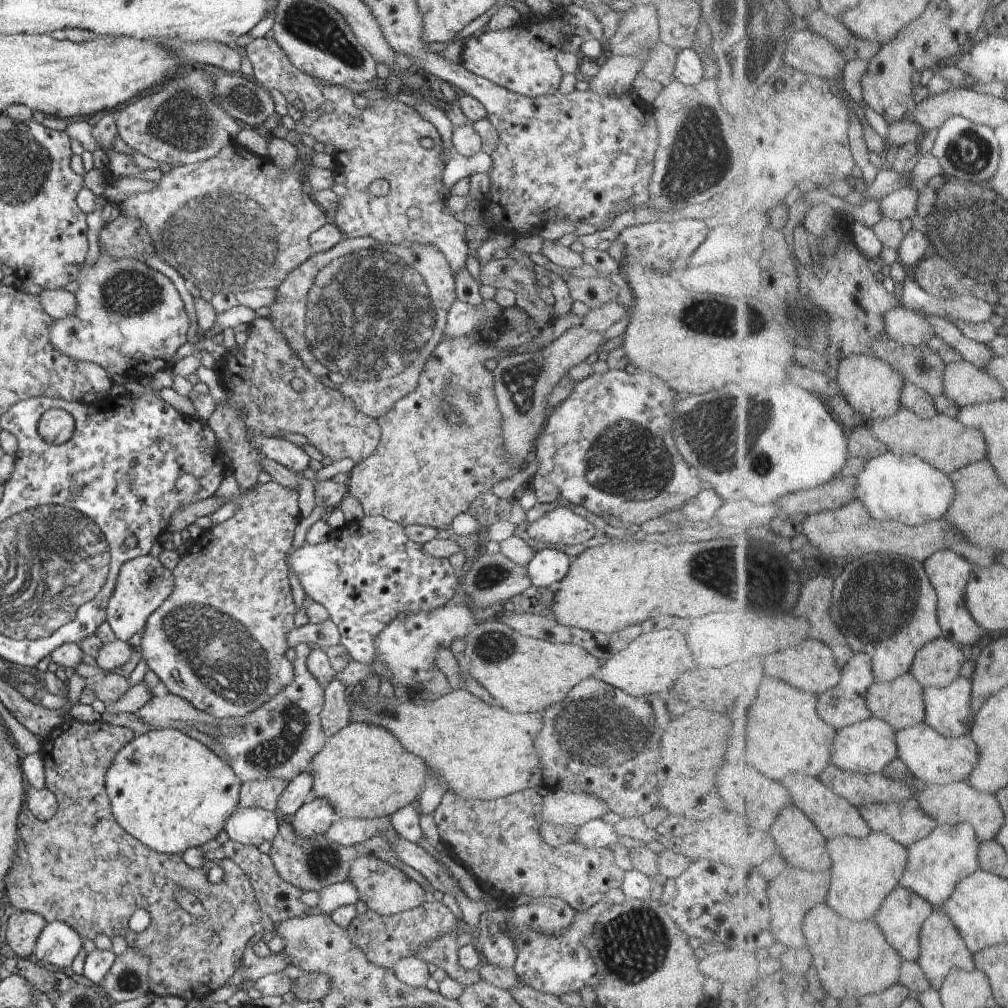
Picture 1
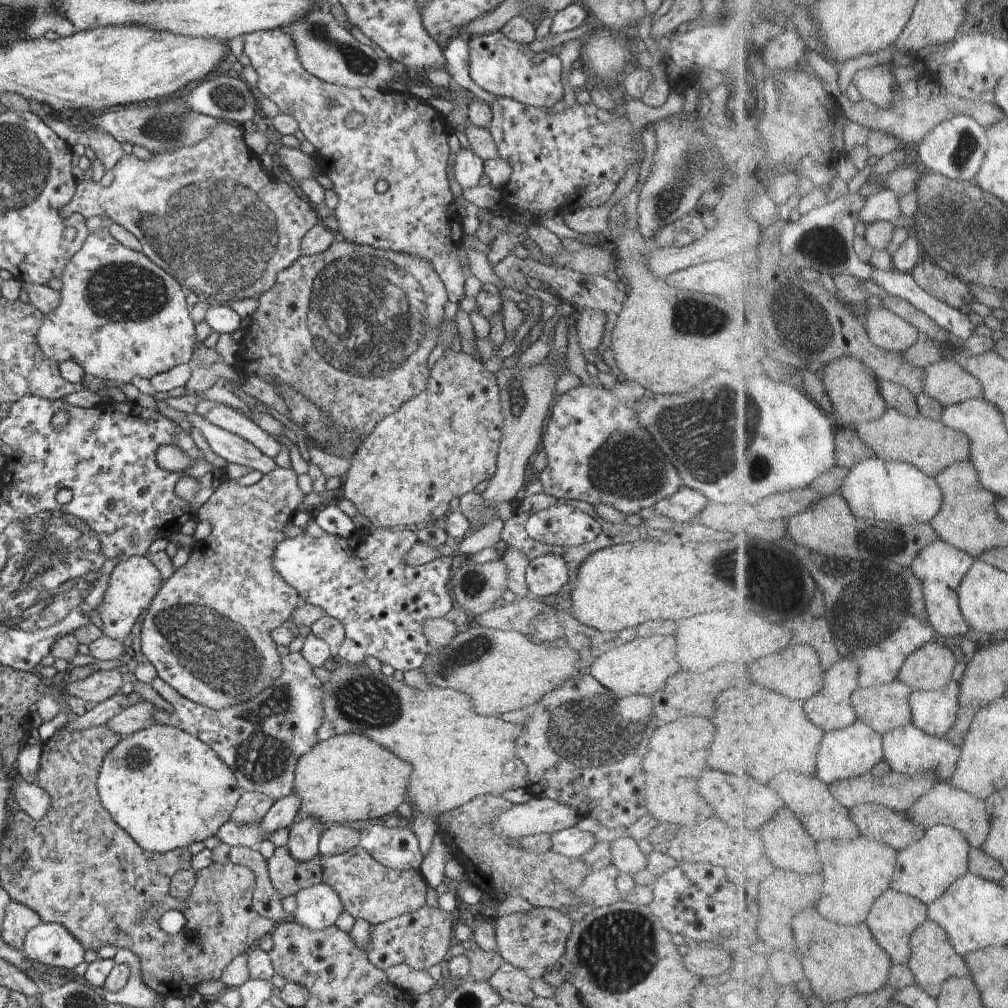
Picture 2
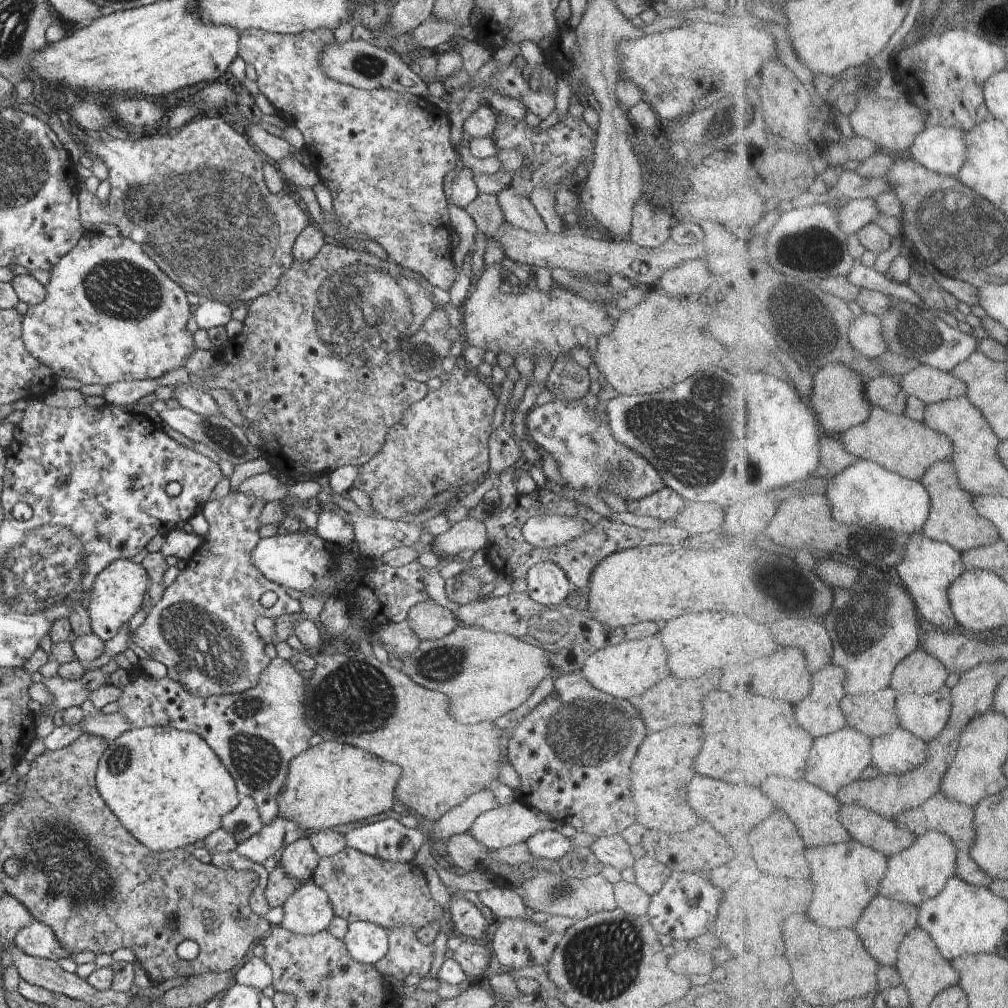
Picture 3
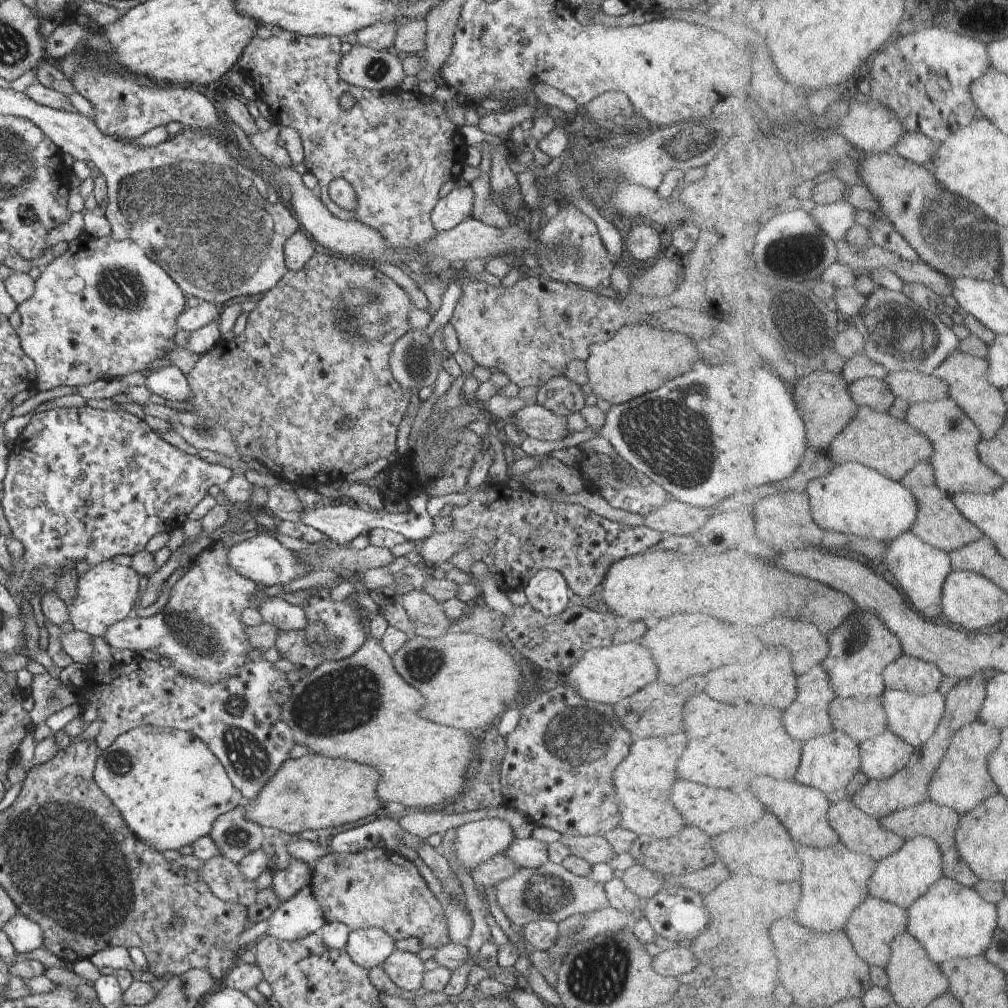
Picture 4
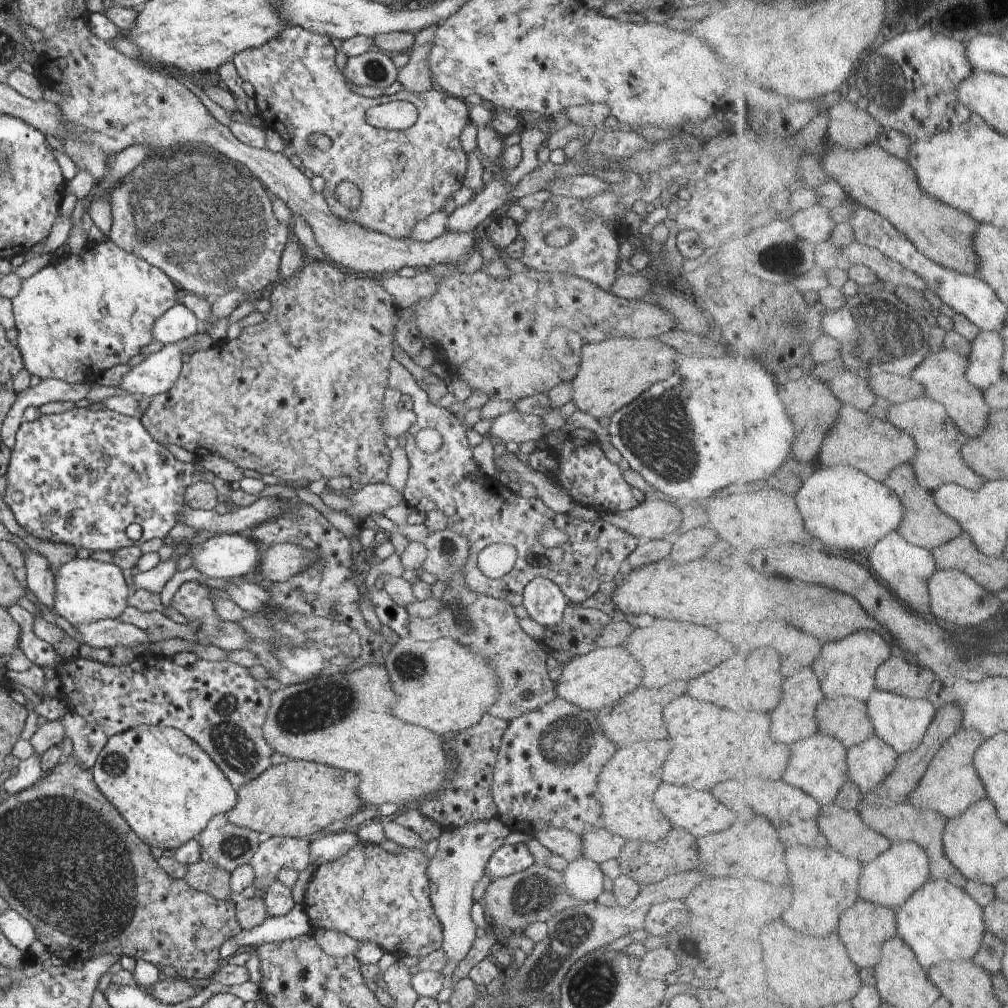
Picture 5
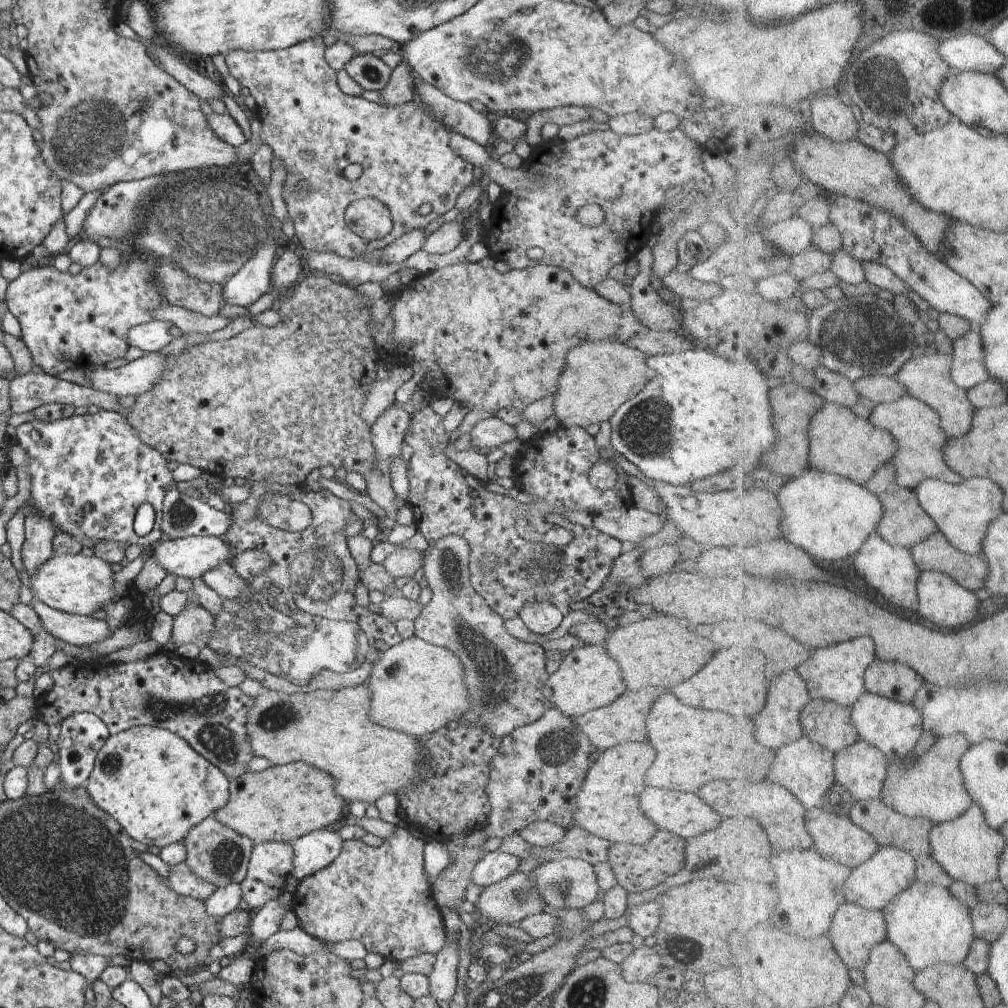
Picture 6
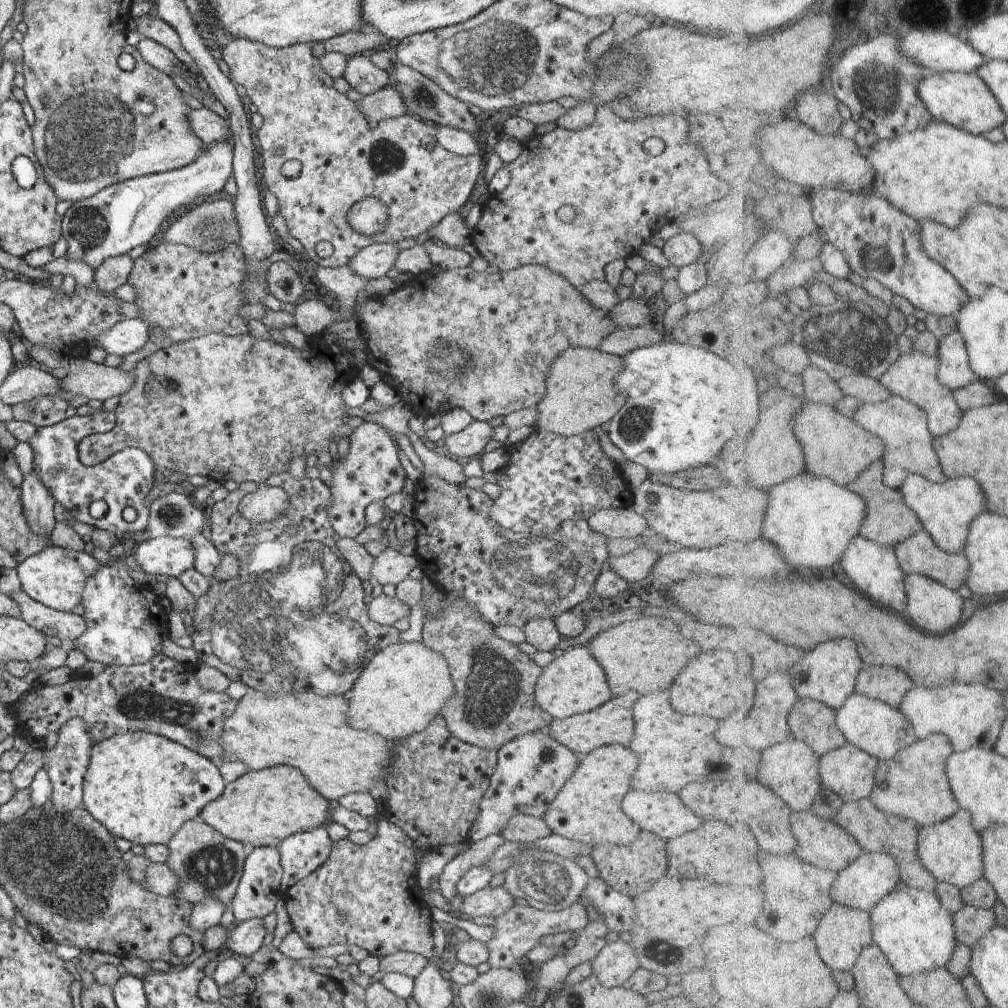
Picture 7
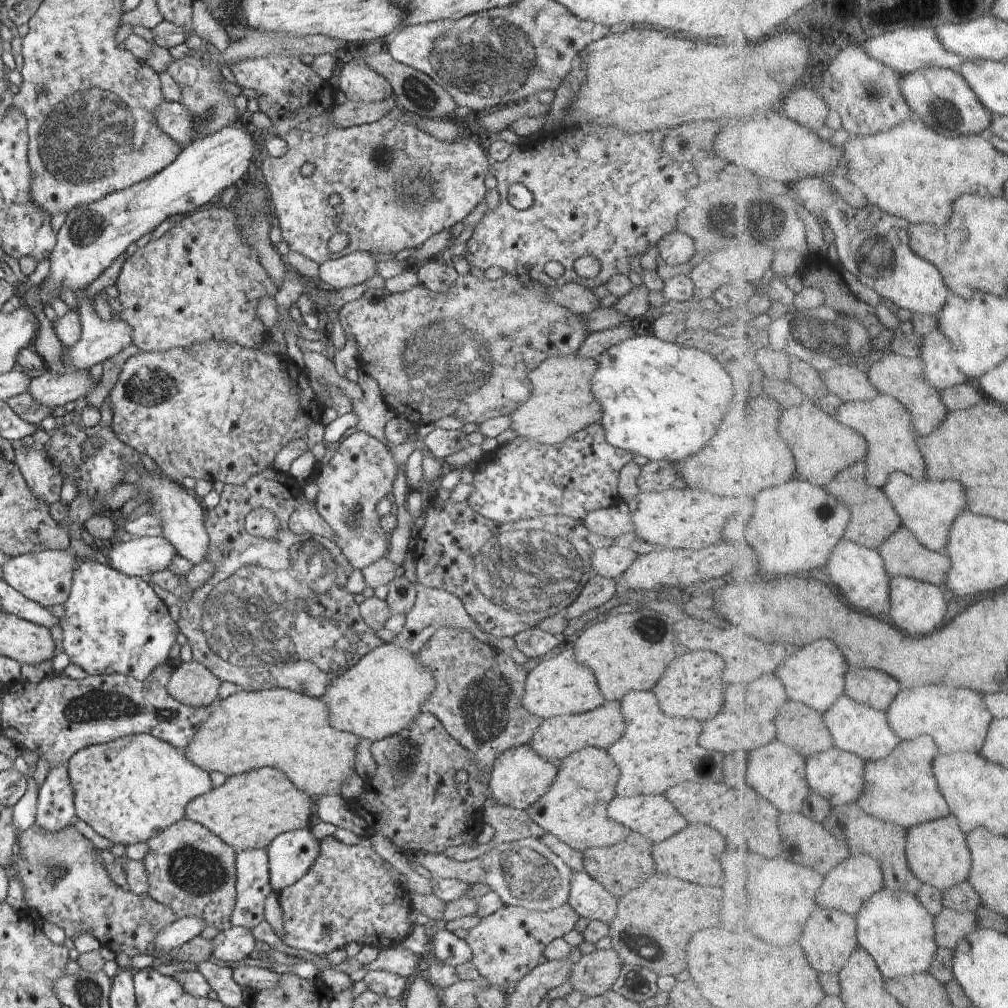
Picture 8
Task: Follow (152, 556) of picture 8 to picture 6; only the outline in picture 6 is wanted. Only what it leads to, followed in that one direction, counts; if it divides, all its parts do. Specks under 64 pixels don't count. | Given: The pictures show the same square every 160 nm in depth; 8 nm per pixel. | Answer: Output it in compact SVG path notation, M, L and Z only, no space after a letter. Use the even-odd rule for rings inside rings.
M210 535L165 538L149 549L146 555L158 558L158 562L168 573L197 579L219 564L231 564L235 552L224 539Z

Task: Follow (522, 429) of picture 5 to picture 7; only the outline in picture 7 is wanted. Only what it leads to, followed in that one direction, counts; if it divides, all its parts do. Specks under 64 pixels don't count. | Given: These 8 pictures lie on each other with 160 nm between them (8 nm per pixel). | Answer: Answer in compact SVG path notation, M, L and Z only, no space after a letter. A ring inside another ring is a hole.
M473 421L457 433L448 435L445 445L452 456L456 456L461 462L473 458L479 458L483 453L484 446L490 442L494 429L488 421Z

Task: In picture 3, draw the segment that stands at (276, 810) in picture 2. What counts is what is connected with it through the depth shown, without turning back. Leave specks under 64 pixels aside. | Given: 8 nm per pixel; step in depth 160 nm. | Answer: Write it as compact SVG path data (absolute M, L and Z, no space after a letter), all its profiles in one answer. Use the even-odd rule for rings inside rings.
M276 815L271 823L263 825L258 834L240 843L236 850L243 857L258 864L264 864L270 856L278 856L283 849L286 835L286 817Z

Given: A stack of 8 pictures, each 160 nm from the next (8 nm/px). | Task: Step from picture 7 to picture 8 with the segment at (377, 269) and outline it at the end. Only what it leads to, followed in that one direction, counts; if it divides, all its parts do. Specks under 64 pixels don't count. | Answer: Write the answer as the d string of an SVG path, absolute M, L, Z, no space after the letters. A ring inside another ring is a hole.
M354 251L346 256L331 258L319 266L320 278L336 290L366 282L377 272L376 258L368 251Z

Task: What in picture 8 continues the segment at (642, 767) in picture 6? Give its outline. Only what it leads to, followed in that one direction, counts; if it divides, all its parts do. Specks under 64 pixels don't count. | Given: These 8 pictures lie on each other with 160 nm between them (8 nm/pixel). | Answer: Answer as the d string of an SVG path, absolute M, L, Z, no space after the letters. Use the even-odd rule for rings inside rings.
M584 748L563 758L559 764L555 781L548 792L527 810L530 818L545 832L554 834L558 840L574 850L584 851L624 842L630 836L630 830L610 820L606 812L608 802L614 798L612 786L616 786L620 774L618 766L610 760L608 752L600 748Z

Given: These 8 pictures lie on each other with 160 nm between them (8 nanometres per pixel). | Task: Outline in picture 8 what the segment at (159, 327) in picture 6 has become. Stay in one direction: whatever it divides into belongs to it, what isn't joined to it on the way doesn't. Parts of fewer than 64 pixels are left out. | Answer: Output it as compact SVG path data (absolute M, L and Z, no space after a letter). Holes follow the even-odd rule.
M84 287L75 292L79 307L78 313L81 318L80 340L69 348L68 354L63 354L63 363L72 366L71 369L90 369L94 364L103 362L133 344L133 332L130 324L116 316L109 321L102 320L93 309L93 304L88 300L86 290L87 288Z

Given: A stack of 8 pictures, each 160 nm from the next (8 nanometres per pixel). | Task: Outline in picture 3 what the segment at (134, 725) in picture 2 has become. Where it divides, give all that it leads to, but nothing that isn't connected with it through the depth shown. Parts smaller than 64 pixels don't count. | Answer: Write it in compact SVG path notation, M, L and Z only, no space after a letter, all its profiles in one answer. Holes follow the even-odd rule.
M86 713L82 720L83 732L105 737L108 742L116 740L123 732L133 728L122 713L96 715Z

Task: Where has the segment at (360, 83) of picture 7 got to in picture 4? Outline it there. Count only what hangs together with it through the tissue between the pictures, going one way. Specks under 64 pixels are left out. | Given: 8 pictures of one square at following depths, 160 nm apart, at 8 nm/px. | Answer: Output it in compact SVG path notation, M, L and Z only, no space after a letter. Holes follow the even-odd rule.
M357 43L341 56L338 75L354 87L380 92L396 90L405 77L401 56L392 50L372 49Z

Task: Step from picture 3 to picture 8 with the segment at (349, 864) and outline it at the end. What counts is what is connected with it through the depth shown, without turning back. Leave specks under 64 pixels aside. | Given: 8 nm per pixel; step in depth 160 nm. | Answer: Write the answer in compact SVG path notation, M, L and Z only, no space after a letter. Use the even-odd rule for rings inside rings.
M333 836L323 838L319 844L319 855L311 869L296 884L277 892L279 904L284 912L283 923L285 934L281 941L295 948L302 948L314 954L328 954L342 949L347 944L379 946L387 949L400 945L408 936L414 925L408 916L413 908L409 892L394 879L390 870L394 867L382 859L368 843L346 845Z

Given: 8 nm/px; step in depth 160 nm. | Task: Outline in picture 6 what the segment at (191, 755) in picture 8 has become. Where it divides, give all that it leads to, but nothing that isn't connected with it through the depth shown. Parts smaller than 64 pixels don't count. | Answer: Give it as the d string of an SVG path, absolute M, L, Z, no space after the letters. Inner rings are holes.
M367 683L362 684L362 686L356 686L356 688L342 688L342 690L315 690L311 693L283 693L274 692L273 689L269 689L268 692L264 692L261 695L255 697L254 706L250 709L248 716L248 724L246 735L249 736L251 742L251 751L255 756L263 756L267 758L272 765L286 765L290 763L305 762L314 765L321 771L326 771L331 777L334 777L337 782L335 786L335 791L346 801L354 802L356 800L362 800L367 805L374 804L378 798L388 794L402 794L406 791L406 788L412 786L421 777L421 771L424 770L424 762L426 756L425 747L419 742L419 738L416 738L410 733L391 729L388 727L383 727L377 725L375 722L371 721L369 717L369 710L371 708L371 690Z

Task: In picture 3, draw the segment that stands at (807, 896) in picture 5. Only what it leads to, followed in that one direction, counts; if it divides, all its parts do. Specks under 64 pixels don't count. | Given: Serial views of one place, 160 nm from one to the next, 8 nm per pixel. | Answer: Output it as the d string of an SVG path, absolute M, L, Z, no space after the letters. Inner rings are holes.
M858 840L834 846L816 846L808 850L808 856L816 870L818 894L812 906L812 918L828 928L854 928L862 920L872 900L882 892L882 880L890 870L890 858L886 852L878 852Z

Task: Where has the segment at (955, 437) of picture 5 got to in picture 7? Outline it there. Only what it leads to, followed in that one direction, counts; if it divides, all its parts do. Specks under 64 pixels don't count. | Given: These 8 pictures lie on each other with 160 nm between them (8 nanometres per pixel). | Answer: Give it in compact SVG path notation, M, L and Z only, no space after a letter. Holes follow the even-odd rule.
M893 396L882 404L864 404L857 418L868 430L884 436L890 444L888 448L888 476L886 482L894 488L902 488L910 474L924 474L936 482L946 482L948 474L944 472L940 454L934 446L934 431L930 430L929 412L914 401L910 402L905 396Z

